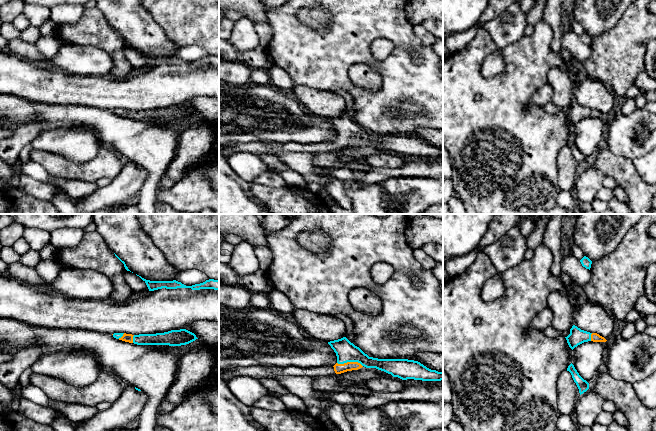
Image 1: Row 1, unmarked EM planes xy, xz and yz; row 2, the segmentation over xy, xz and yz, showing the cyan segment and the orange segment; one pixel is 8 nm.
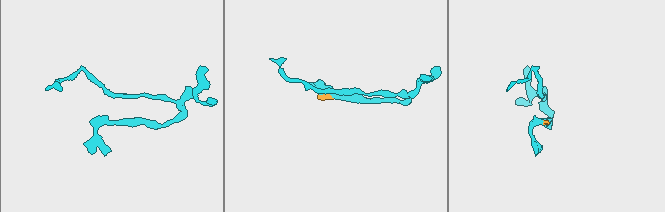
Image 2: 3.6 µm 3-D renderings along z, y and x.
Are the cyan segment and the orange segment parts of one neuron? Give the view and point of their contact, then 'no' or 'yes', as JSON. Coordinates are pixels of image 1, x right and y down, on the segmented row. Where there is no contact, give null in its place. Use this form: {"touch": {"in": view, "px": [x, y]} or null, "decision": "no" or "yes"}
{"touch": {"in": "xz", "px": [350, 361]}, "decision": "yes"}

